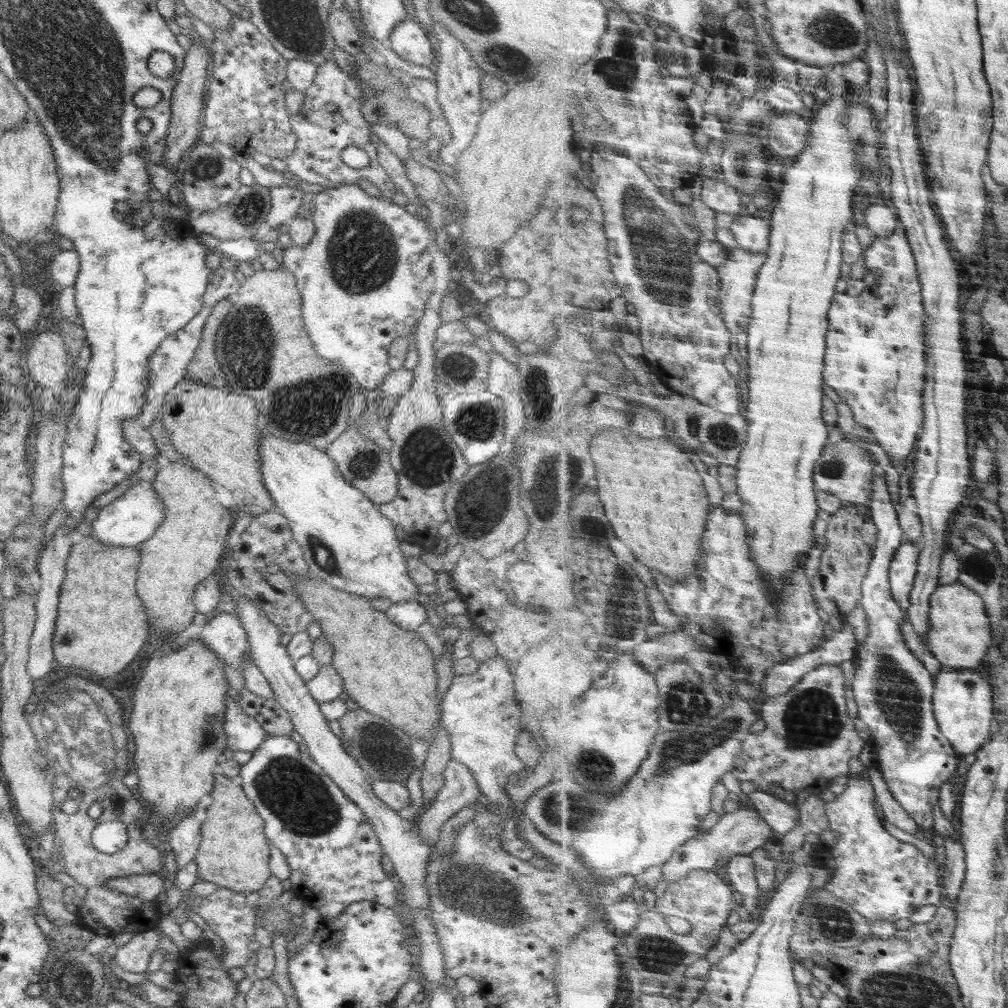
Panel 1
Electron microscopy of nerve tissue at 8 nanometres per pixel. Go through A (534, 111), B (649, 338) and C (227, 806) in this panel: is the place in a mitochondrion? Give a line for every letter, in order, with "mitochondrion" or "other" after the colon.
A: other
B: other
C: other

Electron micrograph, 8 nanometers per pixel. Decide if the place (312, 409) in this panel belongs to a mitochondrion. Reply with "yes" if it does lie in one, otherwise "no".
yes

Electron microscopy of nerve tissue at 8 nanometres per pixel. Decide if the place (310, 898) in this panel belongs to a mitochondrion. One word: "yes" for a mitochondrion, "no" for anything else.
no

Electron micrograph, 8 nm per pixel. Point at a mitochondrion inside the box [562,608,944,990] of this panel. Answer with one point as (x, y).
(896, 693)

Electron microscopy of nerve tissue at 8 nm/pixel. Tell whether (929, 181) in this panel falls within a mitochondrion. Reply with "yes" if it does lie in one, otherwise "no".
no

